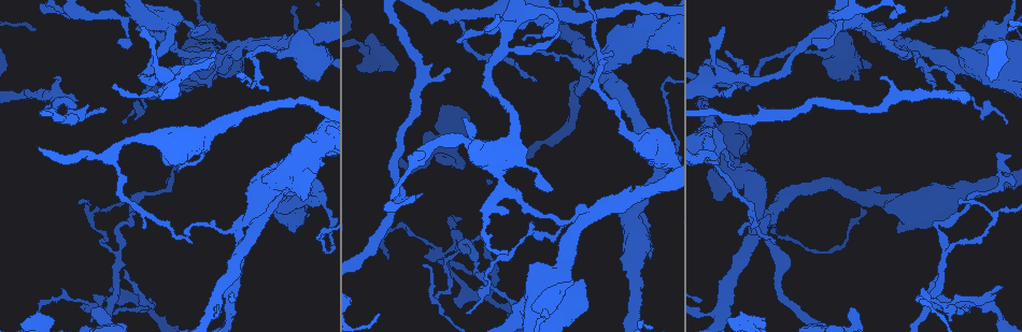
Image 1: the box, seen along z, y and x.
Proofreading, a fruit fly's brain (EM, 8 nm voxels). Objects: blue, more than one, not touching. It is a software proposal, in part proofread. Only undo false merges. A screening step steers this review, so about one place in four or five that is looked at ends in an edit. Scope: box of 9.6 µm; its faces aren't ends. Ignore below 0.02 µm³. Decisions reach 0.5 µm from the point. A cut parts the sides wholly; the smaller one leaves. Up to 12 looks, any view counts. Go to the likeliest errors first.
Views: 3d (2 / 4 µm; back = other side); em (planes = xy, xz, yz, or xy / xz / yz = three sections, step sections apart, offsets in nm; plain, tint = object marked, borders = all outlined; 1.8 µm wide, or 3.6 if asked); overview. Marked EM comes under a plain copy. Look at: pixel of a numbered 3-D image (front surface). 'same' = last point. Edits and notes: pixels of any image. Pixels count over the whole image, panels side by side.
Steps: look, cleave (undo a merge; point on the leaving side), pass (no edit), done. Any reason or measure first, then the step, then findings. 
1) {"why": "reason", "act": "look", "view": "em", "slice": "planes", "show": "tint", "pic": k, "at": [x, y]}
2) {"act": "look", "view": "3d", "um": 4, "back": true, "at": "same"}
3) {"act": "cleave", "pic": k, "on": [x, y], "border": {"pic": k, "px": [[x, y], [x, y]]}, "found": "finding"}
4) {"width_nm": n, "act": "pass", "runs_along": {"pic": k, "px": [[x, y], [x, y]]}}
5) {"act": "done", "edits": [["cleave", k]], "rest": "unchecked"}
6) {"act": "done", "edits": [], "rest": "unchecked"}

{"act": "look", "view": "em", "um": 3.6, "slice": "xz", "step": 4, "show": "tint", "pic": 1, "at": [950, 310]}

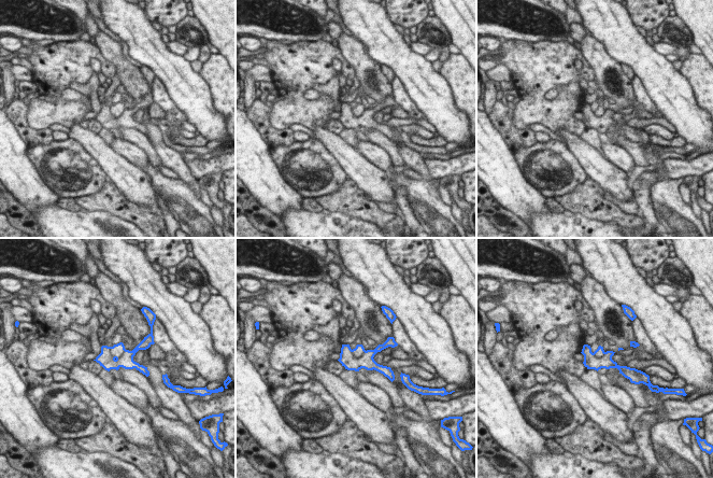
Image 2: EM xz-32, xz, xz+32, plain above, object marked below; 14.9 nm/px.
{"act": "cleave", "pic": 2, "on": [359, 350], "border": {"pic": 2, "px": [[365, 350], [359, 357], [351, 352]]}, "found": "a second neuron is stuck on"}

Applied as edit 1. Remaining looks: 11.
{"why": "a narrow waist", "act": "look", "view": "em", "um": 3.6, "slice": "planes", "show": "tint", "pic": 1, "at": [743, 79]}

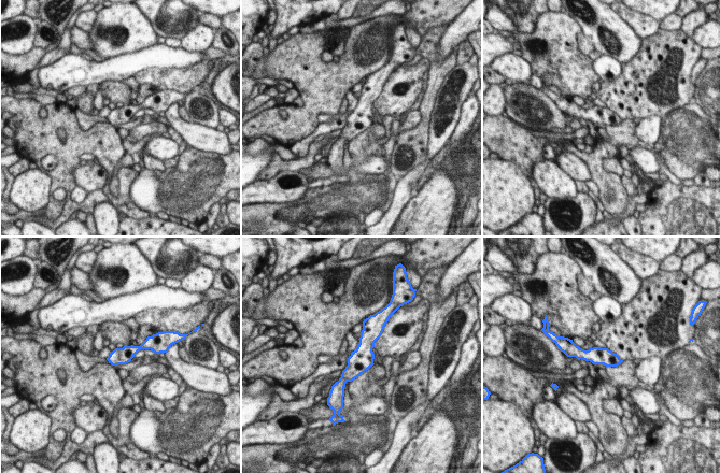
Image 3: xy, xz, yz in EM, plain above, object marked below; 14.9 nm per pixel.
{"act": "pass", "runs_along": {"pic": 3, "px": [[368, 327], [363, 357], [342, 381]]}, "found": "continuous, no second neuron"}

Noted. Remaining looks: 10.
{"why": "thick turns thin", "act": "look", "view": "em", "slice": "xy", "step": 8, "show": "tint", "pic": 1, "at": [578, 60]}

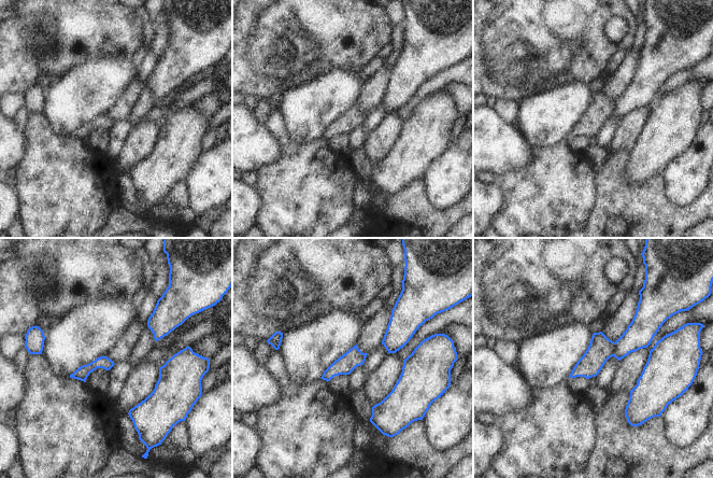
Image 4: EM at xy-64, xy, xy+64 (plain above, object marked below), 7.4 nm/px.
{"why": "another direction", "act": "look", "view": "em", "slice": "planes", "show": "tint", "at": "same"}

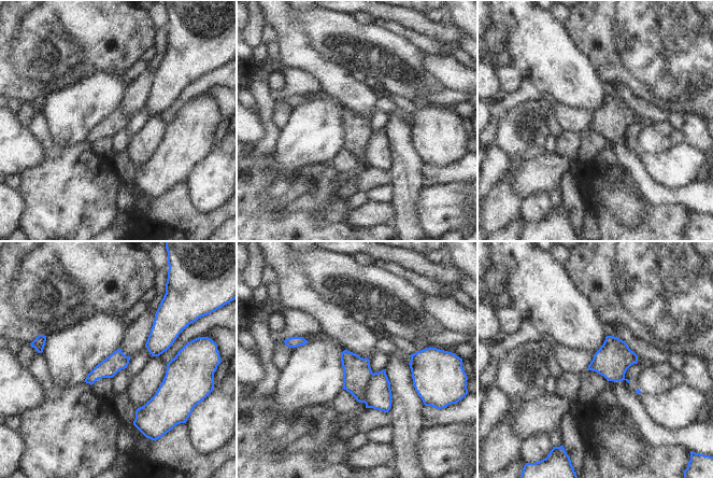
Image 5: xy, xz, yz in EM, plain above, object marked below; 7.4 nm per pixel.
{"act": "cleave", "pic": 5, "on": [357, 371], "border": {"pic": 5, "px": [[373, 374], [369, 380], [365, 403]]}, "found": "two neurons meet here"}

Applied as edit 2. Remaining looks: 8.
{"act": "done", "edits": [["cleave", 2], ["cleave", 5]], "rest": "unchecked"}

